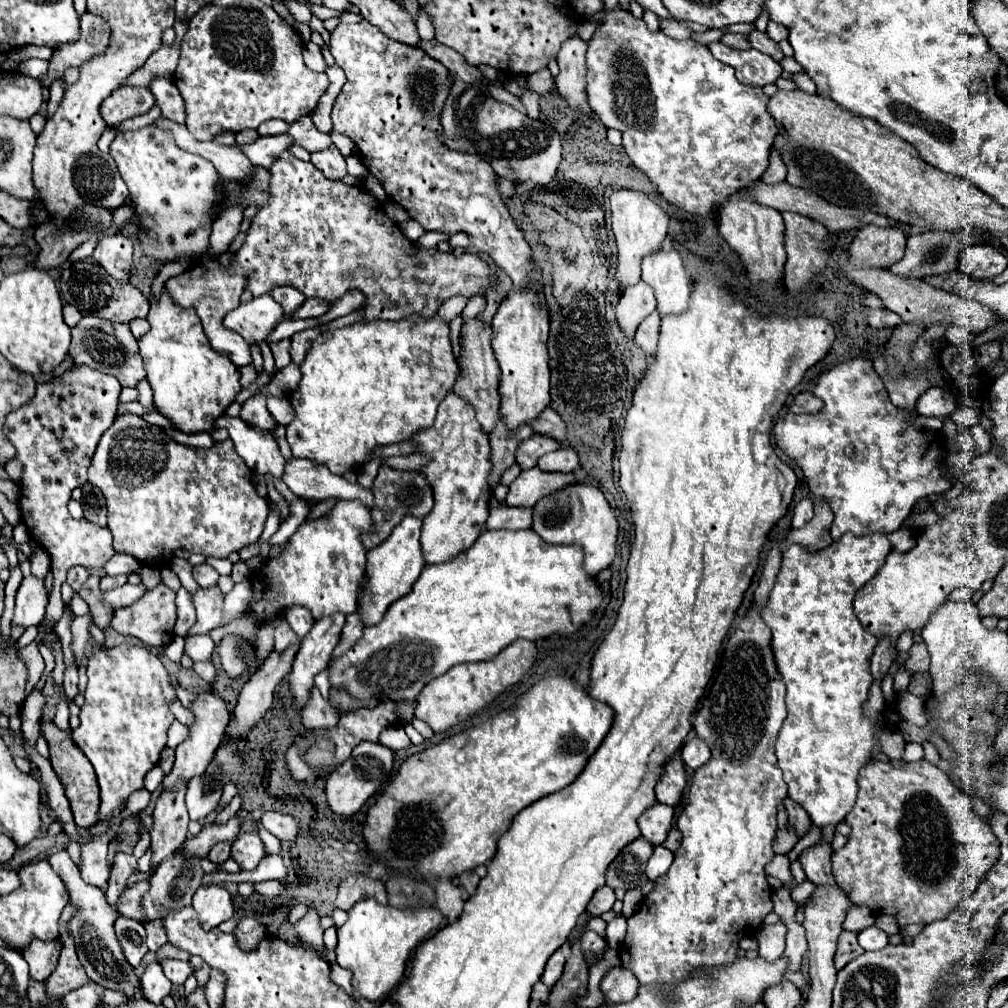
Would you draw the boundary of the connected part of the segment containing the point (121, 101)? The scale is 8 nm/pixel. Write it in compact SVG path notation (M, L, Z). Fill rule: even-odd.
M118 88L100 104L100 116L108 126L116 128L124 120L148 112L152 104L154 96L148 88Z

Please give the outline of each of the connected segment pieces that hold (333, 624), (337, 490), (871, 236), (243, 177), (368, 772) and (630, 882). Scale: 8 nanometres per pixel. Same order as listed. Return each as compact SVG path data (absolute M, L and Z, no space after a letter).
M336 612L314 622L312 632L302 640L302 648L296 654L292 670L288 674L288 686L292 692L294 708L302 708L308 700L308 690L314 686L314 676L322 672L330 660L334 646L340 640L346 616Z
M292 458L284 464L282 474L284 484L300 498L306 500L326 500L326 498L340 498L340 500L362 500L366 506L372 506L372 492L364 490L360 484L350 484L346 478L332 474L328 468L316 466L310 460Z
M866 226L858 230L848 252L856 268L890 268L902 260L904 248L904 230Z
M164 118L156 120L156 124L160 124L160 128L164 128L164 130L170 130L174 134L174 138L176 138L176 144L182 150L200 154L202 158L210 160L224 180L234 180L234 182L246 184L252 178L254 166L244 156L240 146L224 146L224 144L214 144L214 142L200 142L188 132L186 126L172 124L170 120L164 120Z
M360 742L352 750L352 756L326 778L326 798L330 810L340 816L356 814L368 802L368 798L372 798L378 792L384 778L388 780L388 776L392 774L392 764L394 764L394 752L390 748L378 742Z
M638 838L634 842L630 842L620 856L616 856L616 860L608 866L606 872L606 886L618 890L630 890L630 888L642 888L648 878L644 874L646 862L652 856L652 844L648 844L644 838Z

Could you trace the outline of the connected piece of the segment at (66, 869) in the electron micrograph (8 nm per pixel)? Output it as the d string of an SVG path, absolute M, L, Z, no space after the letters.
M58 850L54 854L48 856L48 864L52 866L52 870L62 878L64 886L68 888L68 896L72 906L76 908L76 914L72 916L72 920L68 922L68 934L74 938L76 944L76 952L78 952L78 960L80 964L86 968L86 974L92 982L100 984L102 988L110 988L110 990L120 990L124 992L128 998L132 998L134 994L138 994L140 990L140 980L136 976L136 972L132 970L132 966L124 960L124 954L120 954L120 944L116 940L114 928L112 924L118 918L118 912L106 902L104 890L86 884L80 878L80 870L78 866L72 862L72 858L68 856L66 850Z

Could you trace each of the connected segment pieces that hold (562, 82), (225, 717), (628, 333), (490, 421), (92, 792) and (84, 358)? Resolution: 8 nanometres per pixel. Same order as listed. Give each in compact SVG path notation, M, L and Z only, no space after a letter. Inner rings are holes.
M578 36L562 44L558 52L560 74L556 76L556 86L574 112L594 116L586 98L586 48L586 42Z
M200 692L200 698L196 700L192 712L196 714L196 722L190 726L190 738L186 742L182 742L176 748L176 760L174 766L170 770L170 774L164 776L162 780L162 790L170 790L176 788L176 784L180 780L190 780L192 776L200 776L204 774L206 766L212 762L212 756L216 752L216 748L220 746L220 740L224 736L224 730L230 722L230 712L226 708L226 704L222 702L222 698L214 692Z
M640 282L636 286L632 286L628 292L624 292L624 296L620 298L618 306L616 306L616 322L620 326L620 330L624 332L624 336L628 340L634 338L638 326L642 324L642 320L652 314L656 310L656 300L652 296L652 288L648 288L648 284Z
M470 320L462 326L462 344L460 344L460 376L454 384L454 392L466 400L474 410L476 410L476 420L480 424L480 428L490 434L498 422L498 392L496 392L496 384L498 384L498 374L500 368L492 356L492 348L490 348L490 334L492 330L486 328L480 320Z
M52 722L48 724L42 724L42 734L50 746L50 762L60 778L60 782L64 784L66 788L66 796L70 800L70 806L72 806L72 812L74 812L74 820L78 824L78 828L92 828L94 824L100 822L100 816L98 816L98 808L100 808L100 790L98 790L98 784L96 784L96 774L92 772L92 764L88 764L88 758L80 752L80 748L76 748L72 736L64 730L58 730Z
M84 316L72 328L72 342L68 348L68 356L72 358L74 364L82 364L118 378L122 386L136 388L138 382L144 380L146 376L142 356L138 352L138 342L132 336L128 324L108 324L108 320L100 320L96 316L88 316L88 318Z

